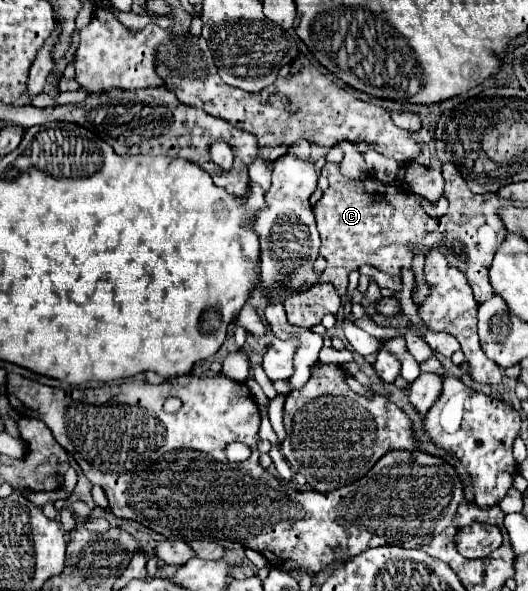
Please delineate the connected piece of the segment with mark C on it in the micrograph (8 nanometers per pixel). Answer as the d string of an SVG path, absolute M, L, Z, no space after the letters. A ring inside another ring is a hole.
M325 163L321 175L329 179L329 187L321 201L313 207L313 213L327 269L321 273L317 283L331 283L339 297L343 297L347 291L347 277L357 269L357 265L371 265L391 277L401 277L403 269L411 269L415 253L421 251L425 255L429 249L439 249L453 267L465 273L477 303L485 303L485 299L495 295L487 271L495 251L507 235L503 221L497 217L501 201L493 193L471 193L451 163L443 163L445 197L449 201L449 211L443 217L429 217L423 205L417 203L417 193L405 191L401 183L385 183L373 177L347 179L343 177L339 163ZM371 189L395 191L377 193Z

